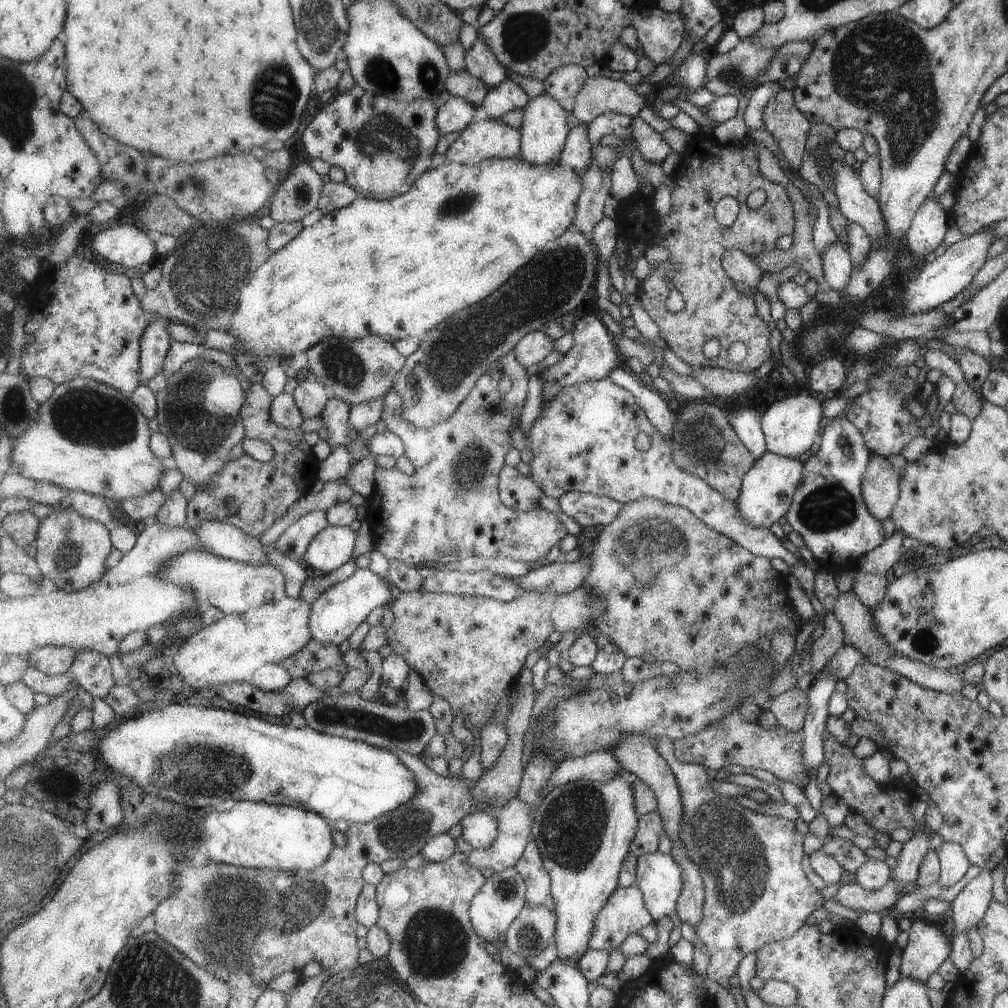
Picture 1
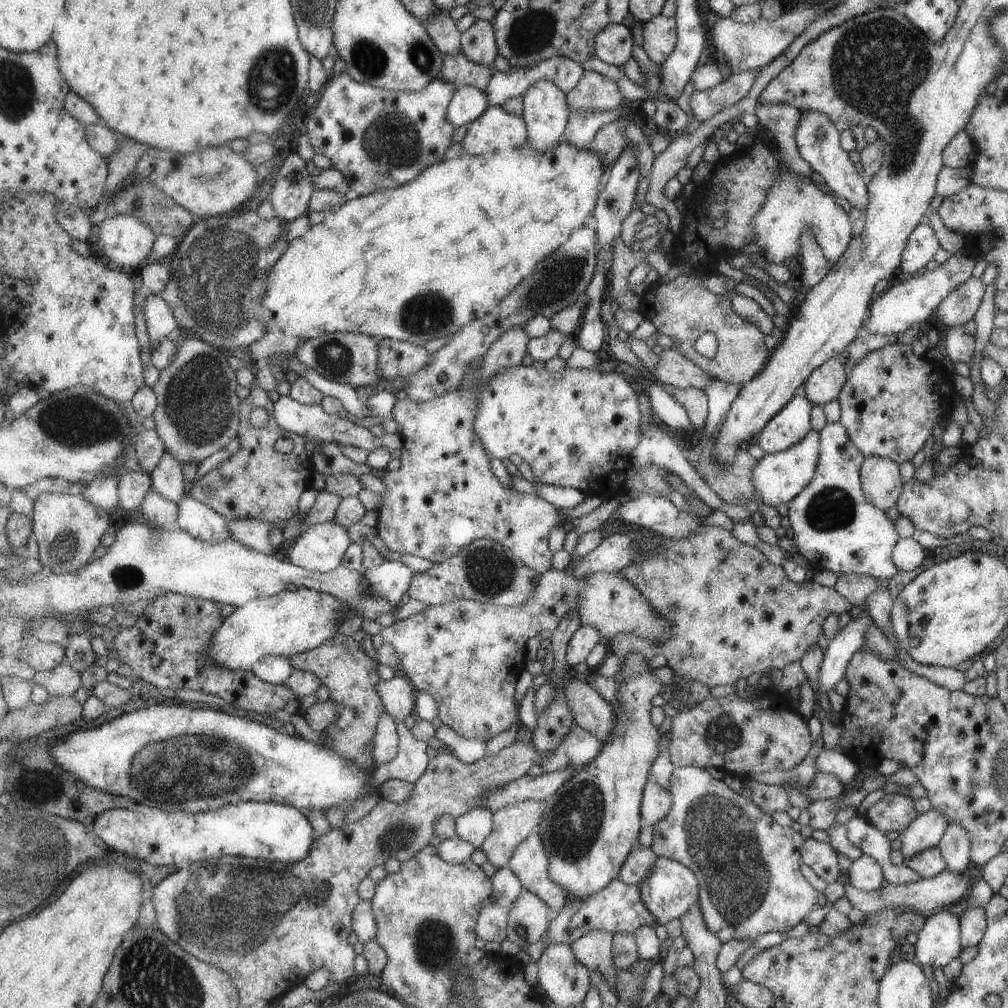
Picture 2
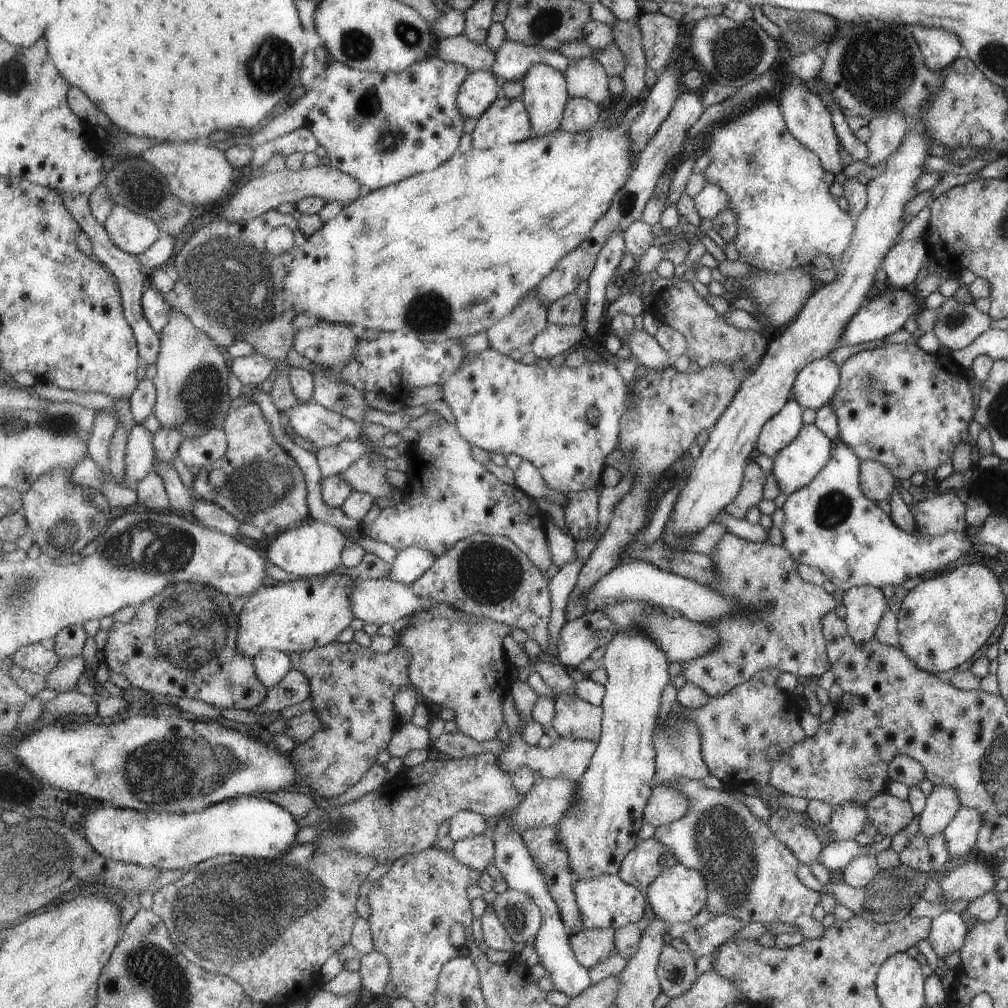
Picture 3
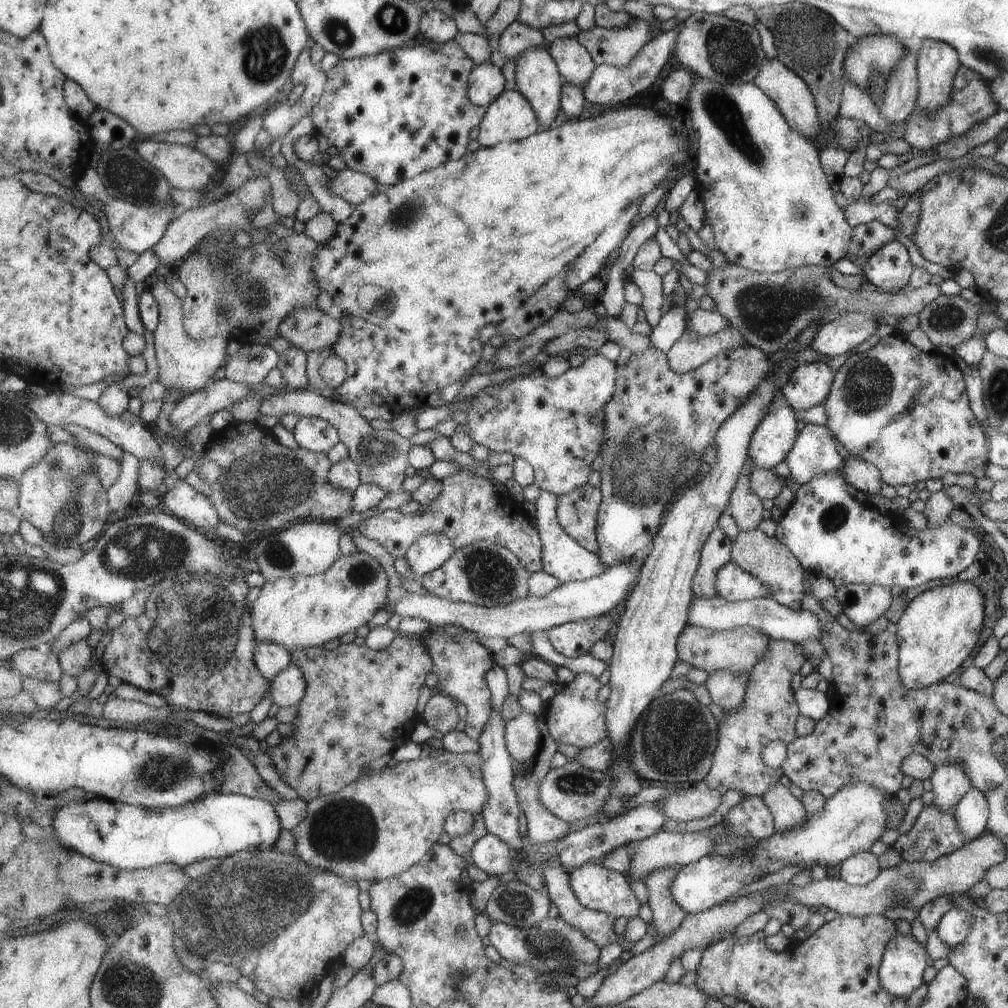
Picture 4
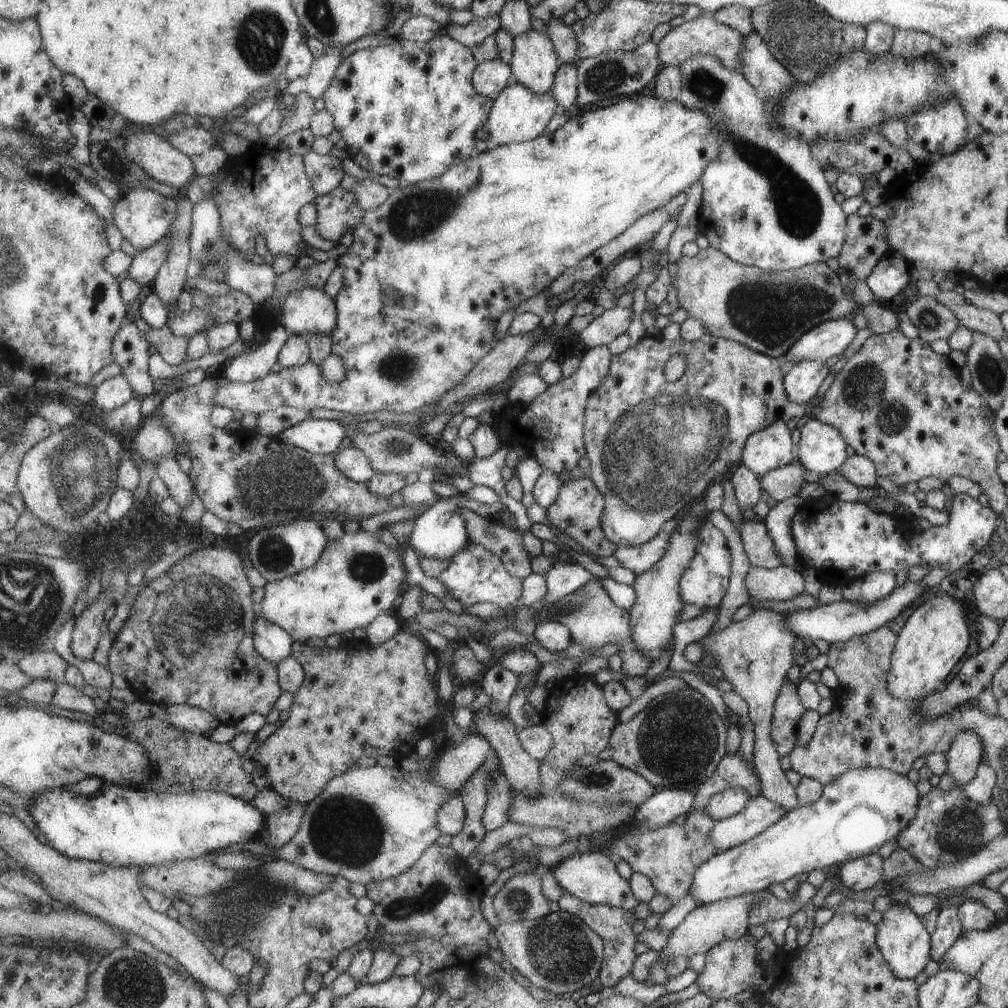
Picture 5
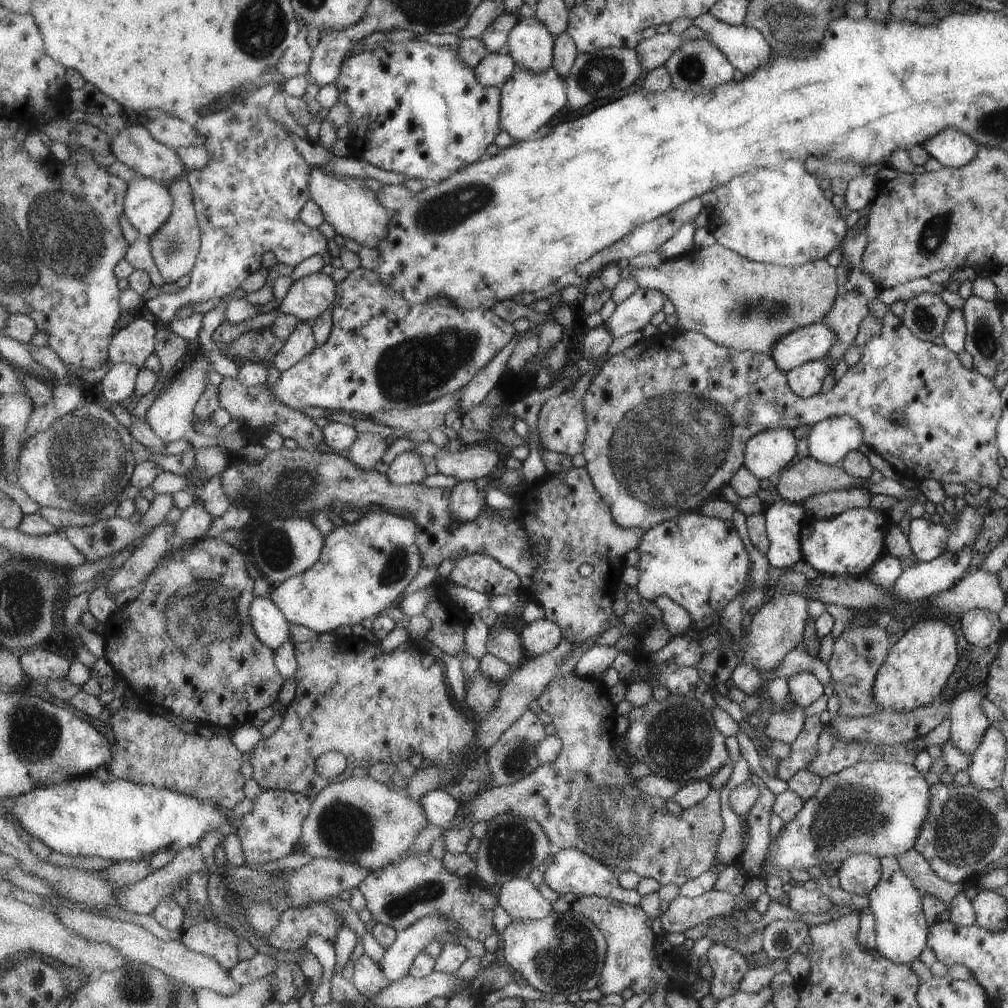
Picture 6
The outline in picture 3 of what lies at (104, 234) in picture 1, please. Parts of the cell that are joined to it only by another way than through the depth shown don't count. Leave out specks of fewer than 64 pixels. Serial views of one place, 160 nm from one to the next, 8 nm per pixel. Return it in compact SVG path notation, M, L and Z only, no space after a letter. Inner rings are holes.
M115 204L104 226L115 245L137 257L151 248L162 235L153 219L133 212L125 205Z

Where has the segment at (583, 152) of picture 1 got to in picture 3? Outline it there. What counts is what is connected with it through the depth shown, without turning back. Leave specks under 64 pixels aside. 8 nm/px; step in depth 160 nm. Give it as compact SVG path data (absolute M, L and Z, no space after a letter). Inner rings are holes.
M570 97L560 128L569 132L585 132L598 124L602 109L585 97Z

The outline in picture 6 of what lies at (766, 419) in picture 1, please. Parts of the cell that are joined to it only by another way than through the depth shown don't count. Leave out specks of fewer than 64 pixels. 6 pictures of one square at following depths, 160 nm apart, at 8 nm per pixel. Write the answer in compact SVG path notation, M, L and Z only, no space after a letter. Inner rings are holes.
M785 427L753 435L745 444L744 467L758 480L777 476L795 456L793 435Z

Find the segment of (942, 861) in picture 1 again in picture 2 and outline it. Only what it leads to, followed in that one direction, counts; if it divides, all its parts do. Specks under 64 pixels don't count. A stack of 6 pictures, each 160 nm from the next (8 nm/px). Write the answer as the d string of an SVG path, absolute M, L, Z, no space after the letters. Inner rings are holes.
M949 823L941 835L936 847L946 861L946 869L958 875L969 872L972 868L970 862L970 836L967 831L957 823Z

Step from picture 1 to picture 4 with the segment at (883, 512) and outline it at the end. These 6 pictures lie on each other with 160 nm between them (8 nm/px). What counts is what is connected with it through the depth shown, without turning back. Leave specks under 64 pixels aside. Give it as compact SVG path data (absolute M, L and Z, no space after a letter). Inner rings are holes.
M849 456L842 466L844 479L860 494L877 495L883 484L879 469L870 462Z

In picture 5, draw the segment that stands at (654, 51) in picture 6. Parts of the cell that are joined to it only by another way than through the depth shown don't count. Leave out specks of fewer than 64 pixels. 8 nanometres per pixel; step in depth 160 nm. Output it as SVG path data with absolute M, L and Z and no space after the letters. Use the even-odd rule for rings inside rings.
M705 14L701 18L684 23L671 29L659 42L659 60L663 66L680 67L686 60L699 53L718 56L730 69L742 68L743 35L739 30L717 22L713 14Z

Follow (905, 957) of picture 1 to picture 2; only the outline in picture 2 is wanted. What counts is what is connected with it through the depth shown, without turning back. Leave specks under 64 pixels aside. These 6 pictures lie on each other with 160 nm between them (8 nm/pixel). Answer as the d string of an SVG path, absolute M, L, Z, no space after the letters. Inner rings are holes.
M948 911L928 916L916 936L912 961L923 966L942 968L962 950L958 918Z

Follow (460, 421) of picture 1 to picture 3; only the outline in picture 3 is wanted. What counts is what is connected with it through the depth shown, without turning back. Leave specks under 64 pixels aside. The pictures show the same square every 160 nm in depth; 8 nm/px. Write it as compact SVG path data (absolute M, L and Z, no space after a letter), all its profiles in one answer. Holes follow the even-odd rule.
M529 294L522 300L521 304L506 318L495 323L487 330L489 346L508 355L513 350L528 349L532 342L549 326L549 305L545 304L537 295ZM441 416L436 428L419 432L419 440L411 443L407 450L411 461L407 471L410 476L407 494L395 507L384 508L376 519L363 524L363 534L380 543L390 544L399 552L417 545L430 550L437 558L449 552L460 540L475 533L499 535L514 540L543 572L548 571L553 559L547 544L545 512L541 512L537 502L533 502L532 496L523 489L514 484L503 484L495 474L487 472L484 464L475 460L473 447L470 440L459 432L457 424L451 424Z

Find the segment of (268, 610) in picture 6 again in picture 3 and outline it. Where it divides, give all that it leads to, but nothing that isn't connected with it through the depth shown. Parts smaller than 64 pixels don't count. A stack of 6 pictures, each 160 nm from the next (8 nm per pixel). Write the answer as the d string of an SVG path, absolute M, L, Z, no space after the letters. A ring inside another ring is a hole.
M267 649L254 656L254 667L259 680L270 689L292 669L293 663L286 652Z

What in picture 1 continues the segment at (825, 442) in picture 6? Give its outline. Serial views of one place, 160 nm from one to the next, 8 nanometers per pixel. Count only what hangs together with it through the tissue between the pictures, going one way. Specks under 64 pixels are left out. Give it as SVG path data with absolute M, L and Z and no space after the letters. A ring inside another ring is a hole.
M768 451L754 462L750 471L743 476L742 492L738 499L739 514L743 516L745 524L753 528L768 529L786 515L801 483L803 462L804 458L783 457Z

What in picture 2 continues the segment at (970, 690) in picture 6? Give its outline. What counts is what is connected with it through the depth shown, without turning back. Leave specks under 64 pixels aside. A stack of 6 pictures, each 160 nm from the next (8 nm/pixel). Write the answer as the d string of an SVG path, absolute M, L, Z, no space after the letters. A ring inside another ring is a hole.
M932 806L918 814L899 835L904 860L926 848L935 847L947 825L947 819L937 807Z

